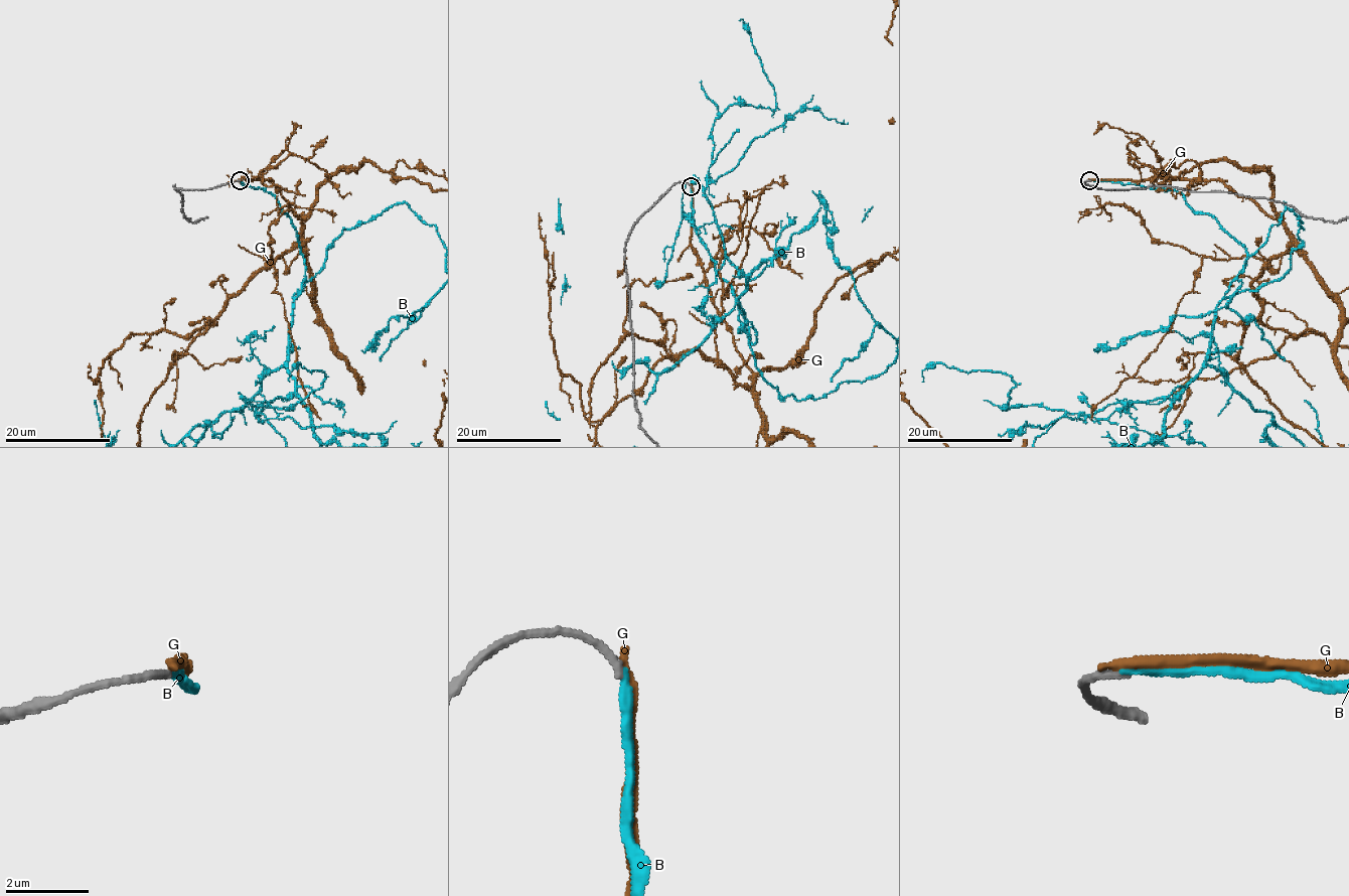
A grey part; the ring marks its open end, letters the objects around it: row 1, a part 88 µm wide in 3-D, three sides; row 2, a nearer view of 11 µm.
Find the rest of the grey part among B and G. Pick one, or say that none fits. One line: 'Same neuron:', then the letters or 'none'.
Same neuron: B

